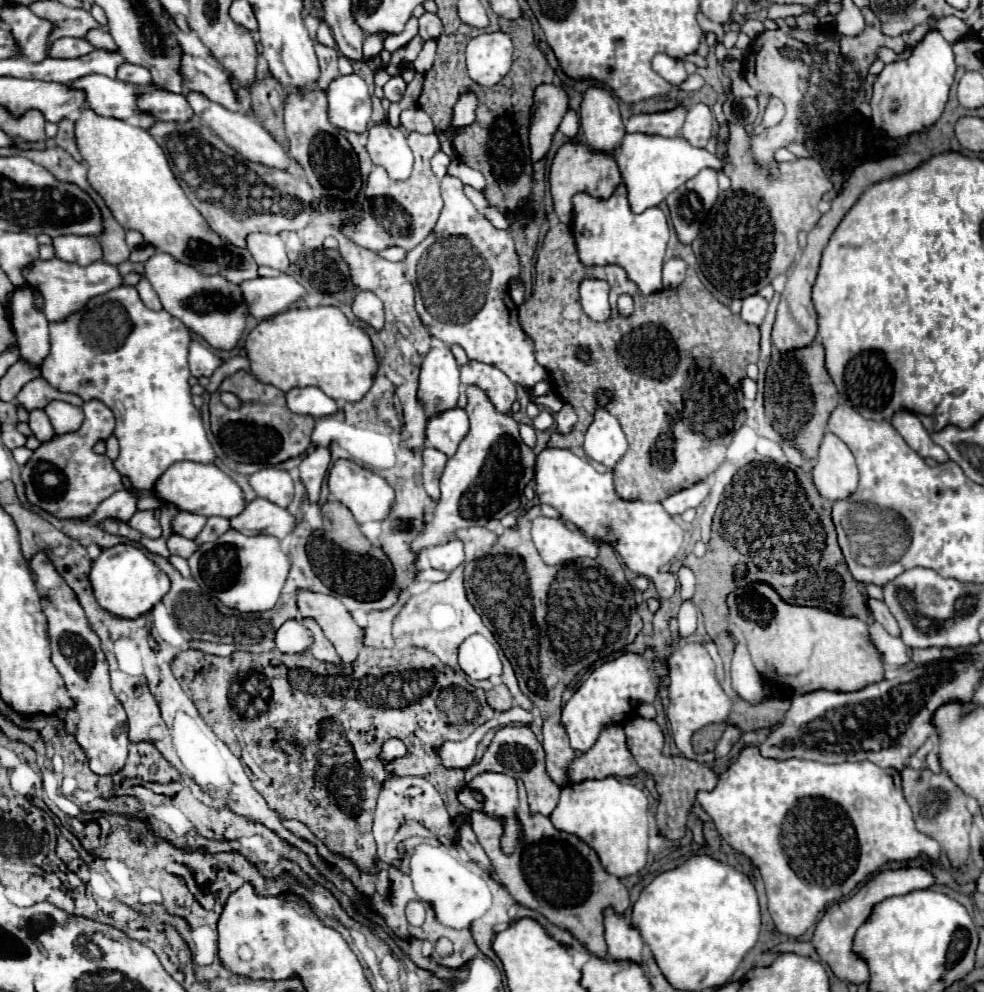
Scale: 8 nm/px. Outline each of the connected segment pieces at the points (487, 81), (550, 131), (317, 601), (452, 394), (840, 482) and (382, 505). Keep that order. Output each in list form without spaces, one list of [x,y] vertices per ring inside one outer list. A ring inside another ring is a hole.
[[[482,33],[466,47],[466,65],[470,78],[483,87],[492,87],[507,74],[494,72],[494,55],[510,55],[510,37],[504,33]]]
[[[540,85],[534,93],[532,123],[530,123],[530,149],[532,161],[538,161],[550,149],[552,137],[568,111],[568,93],[564,87]]]
[[[298,591],[300,617],[314,619],[344,663],[354,663],[364,641],[364,629],[356,625],[348,609],[332,595]]]
[[[450,347],[430,349],[422,361],[418,399],[428,415],[454,407],[460,393],[460,367]]]
[[[826,433],[812,479],[828,501],[848,499],[858,489],[858,469],[850,449],[832,433]]]
[[[346,459],[334,461],[334,465],[330,469],[330,475],[328,475],[328,487],[330,487],[330,493],[342,505],[346,505],[354,513],[354,517],[356,517],[358,523],[384,521],[390,515],[392,505],[394,505],[394,499],[396,499],[396,493],[388,485],[386,479],[382,479],[380,475],[372,473],[370,469],[360,467],[354,461],[346,461]]]

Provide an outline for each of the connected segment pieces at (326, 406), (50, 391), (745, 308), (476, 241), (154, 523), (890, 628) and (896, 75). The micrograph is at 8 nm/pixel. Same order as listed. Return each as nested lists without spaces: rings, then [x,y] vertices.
[[[302,387],[302,389],[292,389],[286,393],[288,407],[290,411],[298,415],[312,415],[312,417],[326,417],[334,415],[338,411],[338,405],[334,399],[330,399],[324,391],[318,387]]]
[[[38,377],[38,379],[28,381],[28,383],[22,387],[20,395],[18,395],[18,401],[20,401],[28,411],[32,411],[32,409],[36,409],[36,407],[44,409],[44,407],[46,407],[50,401],[54,401],[54,399],[60,399],[60,401],[66,401],[66,403],[72,403],[72,405],[78,405],[78,407],[84,403],[84,401],[82,401],[78,395],[74,395],[74,393],[62,393],[62,391],[54,389],[44,377]]]
[[[754,293],[754,295],[750,295],[750,297],[744,299],[740,315],[742,315],[742,319],[744,319],[746,323],[756,323],[756,325],[760,325],[760,323],[764,321],[766,309],[768,309],[768,301],[766,301],[762,295]]]
[[[446,175],[442,179],[440,189],[442,189],[442,199],[444,199],[444,209],[436,221],[436,227],[420,245],[410,249],[404,259],[406,277],[416,287],[424,303],[424,309],[418,311],[420,321],[424,323],[424,327],[428,327],[432,337],[448,345],[460,345],[470,359],[498,367],[510,377],[510,381],[522,387],[534,387],[538,381],[546,379],[546,369],[536,363],[532,341],[524,335],[518,323],[516,303],[508,295],[508,279],[516,277],[520,271],[512,235],[496,227],[484,227],[484,215],[478,213],[472,201],[464,195],[460,179]]]
[[[138,511],[128,523],[132,523],[132,527],[136,527],[140,533],[144,533],[146,537],[160,537],[162,529],[160,529],[160,521],[156,519],[154,511]]]
[[[868,599],[868,607],[870,607],[870,611],[872,611],[874,621],[878,621],[890,635],[900,635],[898,623],[896,623],[896,619],[892,617],[892,613],[888,611],[888,607],[886,607],[884,601],[880,601],[880,599]]]
[[[932,25],[928,33],[918,41],[908,59],[888,63],[874,81],[874,95],[870,101],[872,123],[884,129],[890,137],[908,137],[914,131],[926,131],[944,111],[950,95],[950,87],[956,75],[956,57],[952,43]]]

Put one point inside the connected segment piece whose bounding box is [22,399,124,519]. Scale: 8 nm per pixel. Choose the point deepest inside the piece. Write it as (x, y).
(65, 477)

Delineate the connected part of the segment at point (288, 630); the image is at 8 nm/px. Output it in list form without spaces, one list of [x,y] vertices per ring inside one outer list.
[[[288,621],[284,623],[278,631],[276,631],[276,649],[282,651],[282,653],[290,653],[290,655],[298,655],[298,653],[304,653],[314,637],[312,637],[312,631],[306,629],[300,621]]]

